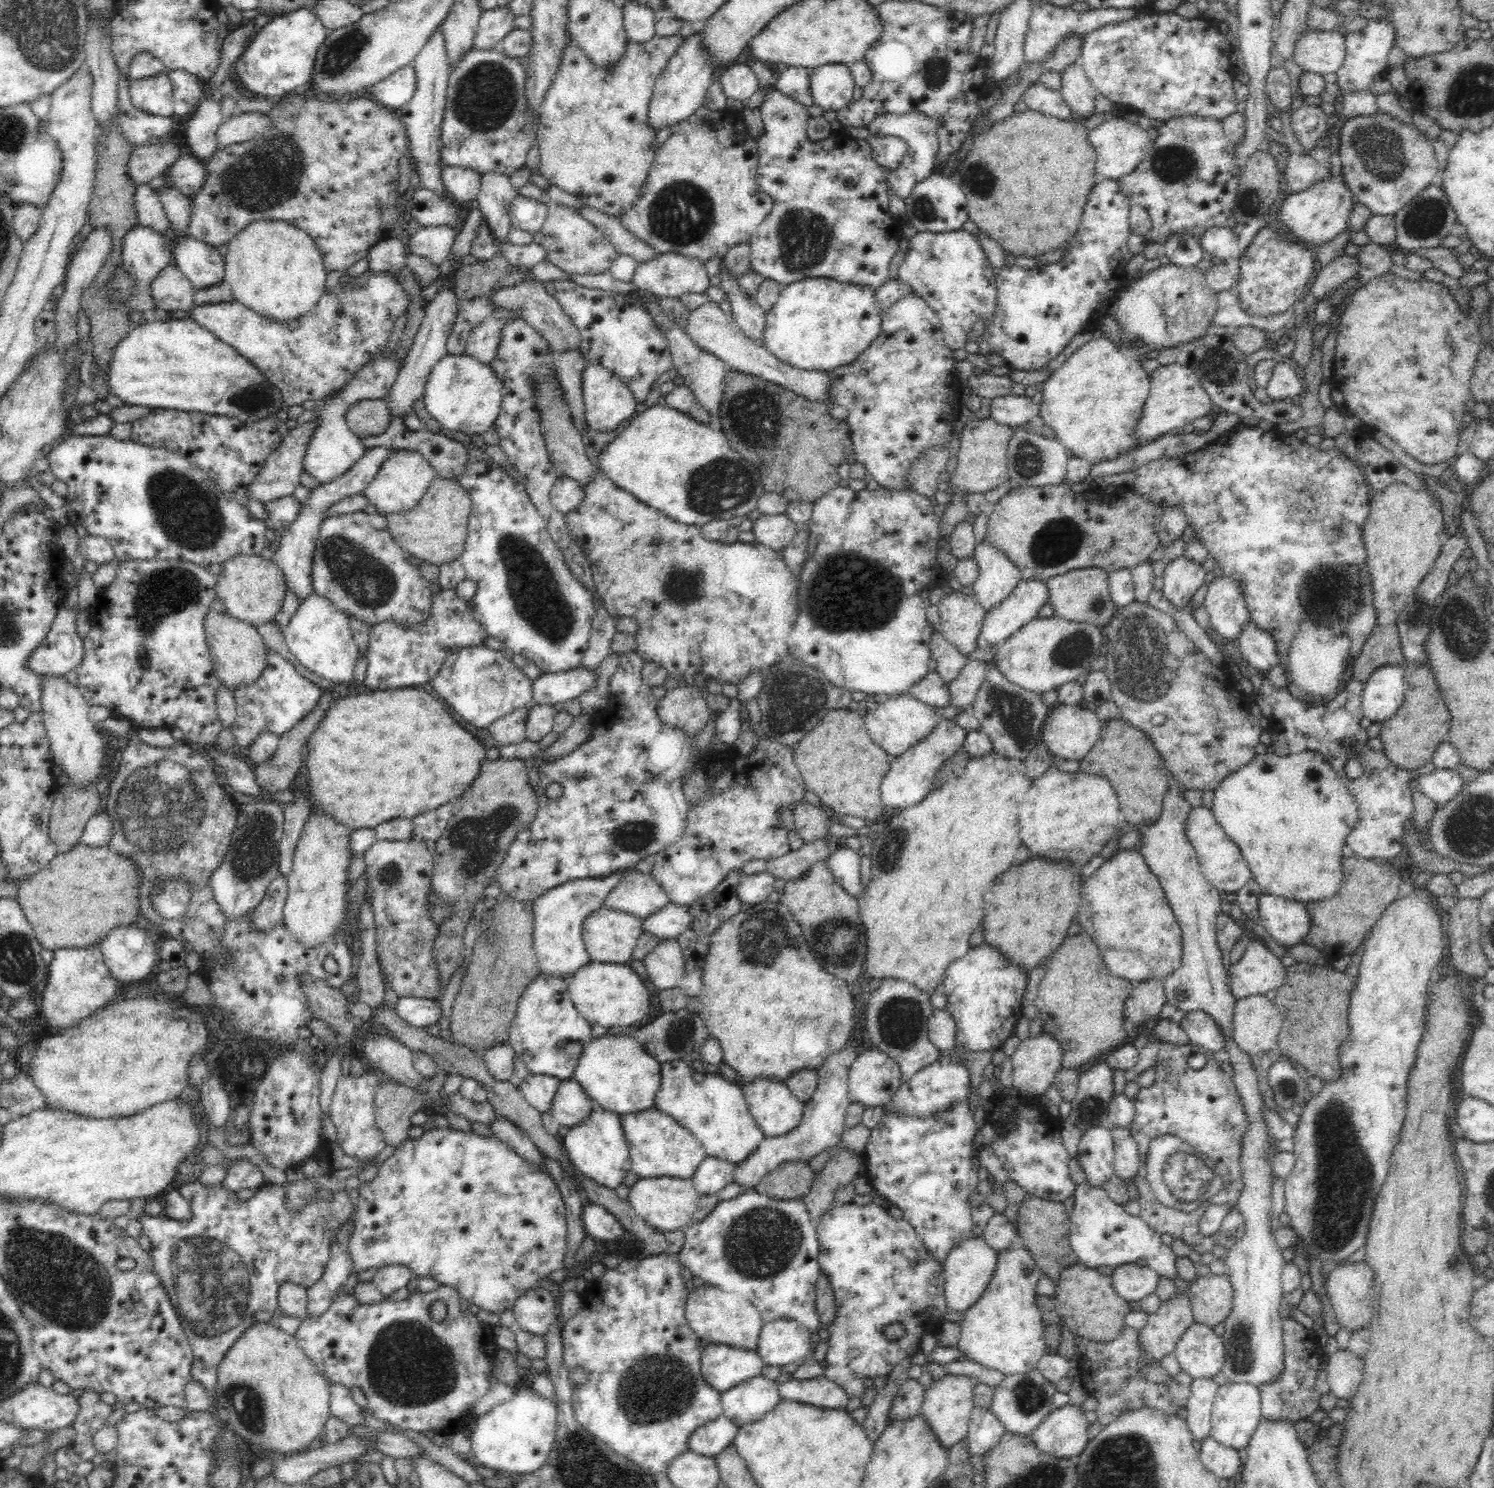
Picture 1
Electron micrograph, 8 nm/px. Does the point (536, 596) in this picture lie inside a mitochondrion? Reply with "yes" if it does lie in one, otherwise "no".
yes

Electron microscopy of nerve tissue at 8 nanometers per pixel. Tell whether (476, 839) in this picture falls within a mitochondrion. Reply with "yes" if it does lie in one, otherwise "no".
yes

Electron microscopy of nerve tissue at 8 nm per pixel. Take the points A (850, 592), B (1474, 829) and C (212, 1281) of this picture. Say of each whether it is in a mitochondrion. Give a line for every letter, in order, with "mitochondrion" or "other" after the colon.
A: mitochondrion
B: mitochondrion
C: mitochondrion

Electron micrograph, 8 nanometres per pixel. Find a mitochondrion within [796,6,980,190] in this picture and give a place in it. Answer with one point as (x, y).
(935, 72)

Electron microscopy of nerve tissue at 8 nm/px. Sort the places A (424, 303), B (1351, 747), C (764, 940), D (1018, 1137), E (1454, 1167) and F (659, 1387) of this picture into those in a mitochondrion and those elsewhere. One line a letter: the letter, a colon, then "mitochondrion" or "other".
A: other
B: other
C: mitochondrion
D: other
E: other
F: mitochondrion

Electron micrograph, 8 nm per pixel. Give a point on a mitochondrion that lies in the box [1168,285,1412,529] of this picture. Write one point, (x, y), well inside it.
(1213, 367)

